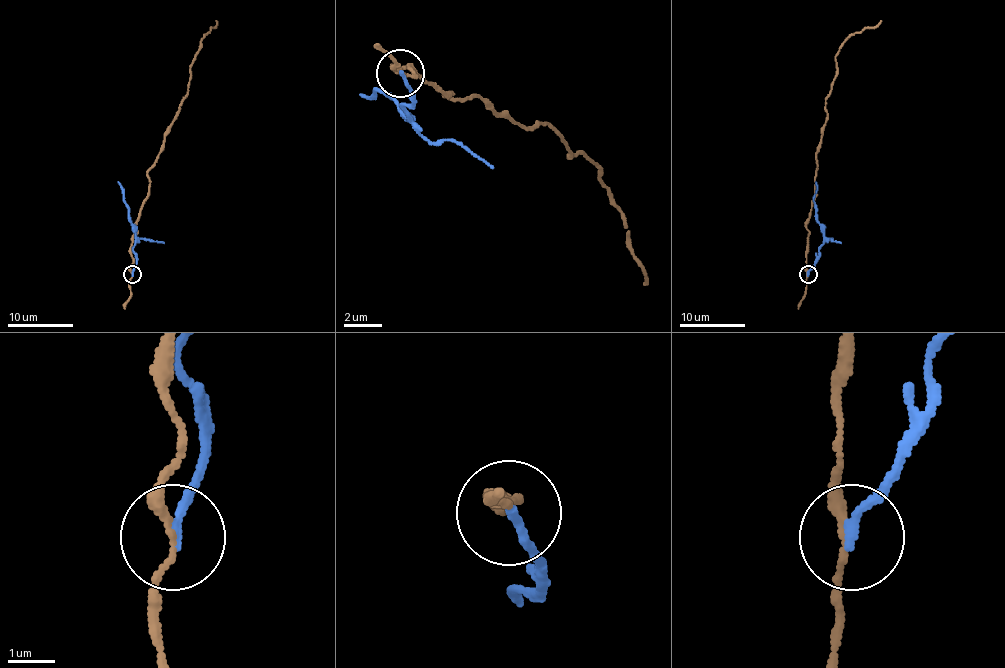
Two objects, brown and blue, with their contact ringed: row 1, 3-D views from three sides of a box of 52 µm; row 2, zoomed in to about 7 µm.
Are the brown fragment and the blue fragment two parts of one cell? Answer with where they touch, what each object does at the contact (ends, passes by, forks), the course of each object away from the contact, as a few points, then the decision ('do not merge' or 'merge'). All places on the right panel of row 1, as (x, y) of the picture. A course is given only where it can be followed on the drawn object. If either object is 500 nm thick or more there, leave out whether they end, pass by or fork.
at (808, 274); brown passes by; blue ends there; brown runs (807, 274), (807, 221), (826, 119), (825, 100), (836, 65), (835, 55), (853, 34), (881, 21); blue runs (808, 274), (823, 242), (823, 226), (817, 219), (813, 200), (815, 182); do not merge

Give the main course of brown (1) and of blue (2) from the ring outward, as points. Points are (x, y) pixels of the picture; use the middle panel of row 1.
1: (401, 69), (444, 93), (477, 98), (520, 126), (544, 122), (568, 155), (582, 150), (615, 203), (649, 284)
2: (401, 74), (411, 93), (401, 107), (411, 117), (377, 88), (368, 98), (358, 93)

